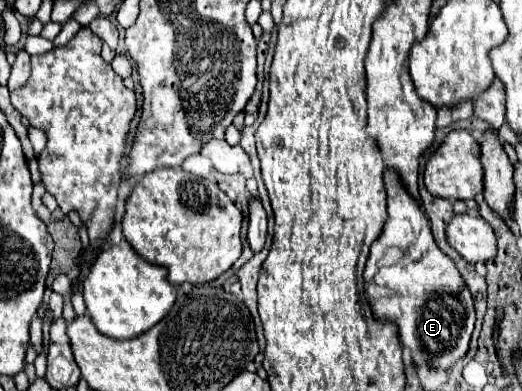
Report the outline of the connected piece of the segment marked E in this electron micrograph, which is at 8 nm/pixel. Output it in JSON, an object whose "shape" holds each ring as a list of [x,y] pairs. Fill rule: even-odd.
{"shape":[[[384,170],[384,188],[386,188],[386,212],[388,220],[384,220],[384,228],[380,236],[374,240],[370,248],[370,256],[364,270],[366,280],[366,298],[372,304],[374,316],[380,322],[394,322],[400,332],[400,342],[412,350],[412,360],[416,366],[432,366],[432,368],[444,368],[448,370],[454,362],[464,358],[468,352],[470,336],[474,330],[474,304],[470,290],[466,288],[456,264],[438,248],[432,230],[430,220],[424,212],[424,208],[400,188],[400,180]]]}

